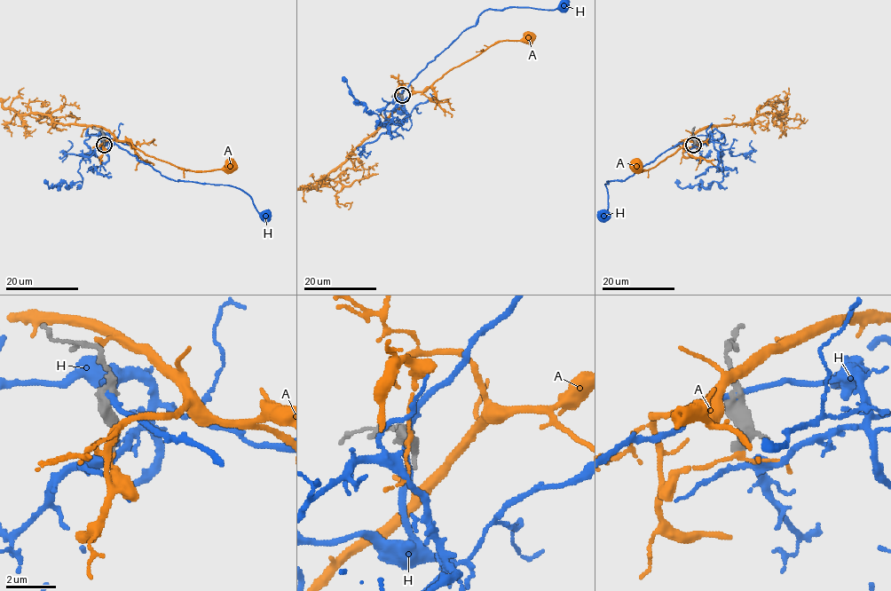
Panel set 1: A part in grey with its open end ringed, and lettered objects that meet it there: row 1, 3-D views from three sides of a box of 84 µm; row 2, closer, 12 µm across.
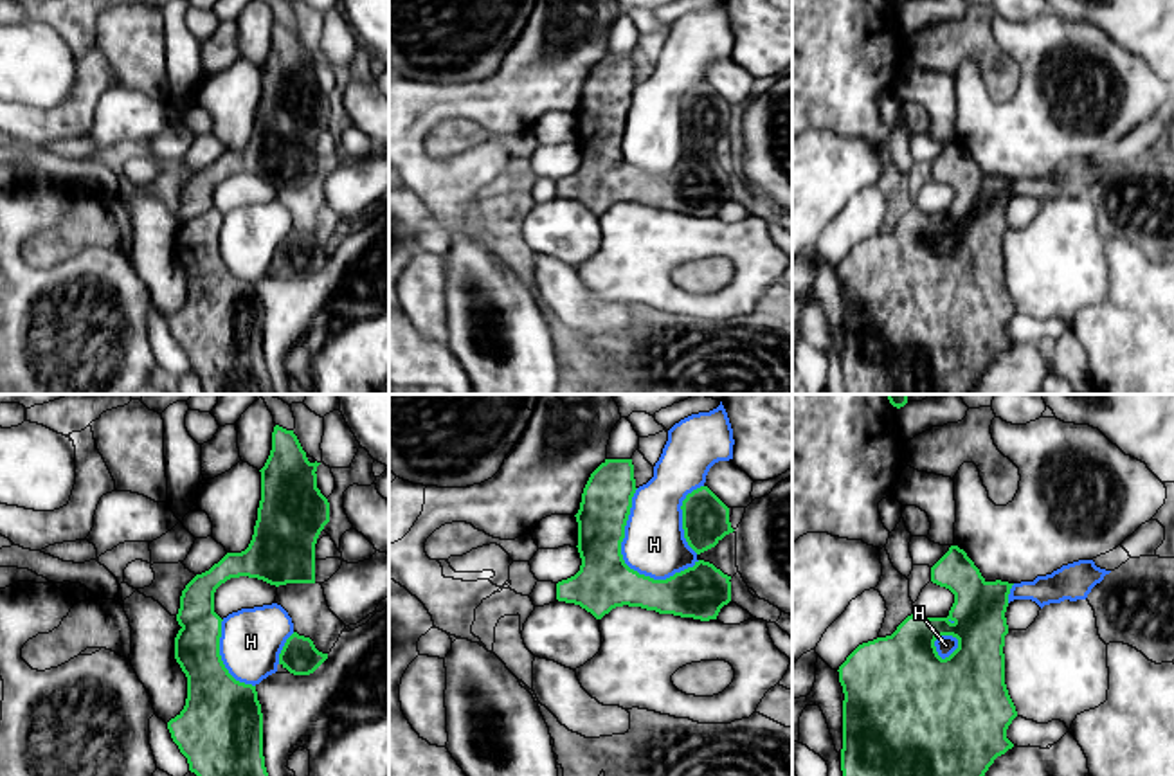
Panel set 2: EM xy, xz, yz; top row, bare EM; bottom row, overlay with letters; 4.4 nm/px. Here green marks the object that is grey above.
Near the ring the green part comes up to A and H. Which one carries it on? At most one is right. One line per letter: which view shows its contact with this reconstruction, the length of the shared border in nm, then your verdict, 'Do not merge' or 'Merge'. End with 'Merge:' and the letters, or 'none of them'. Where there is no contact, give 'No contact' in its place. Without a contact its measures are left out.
A: No contact. Do not merge
H: Touches green in xz. Shared border 440 nm. Do not merge
Merge: none of them

